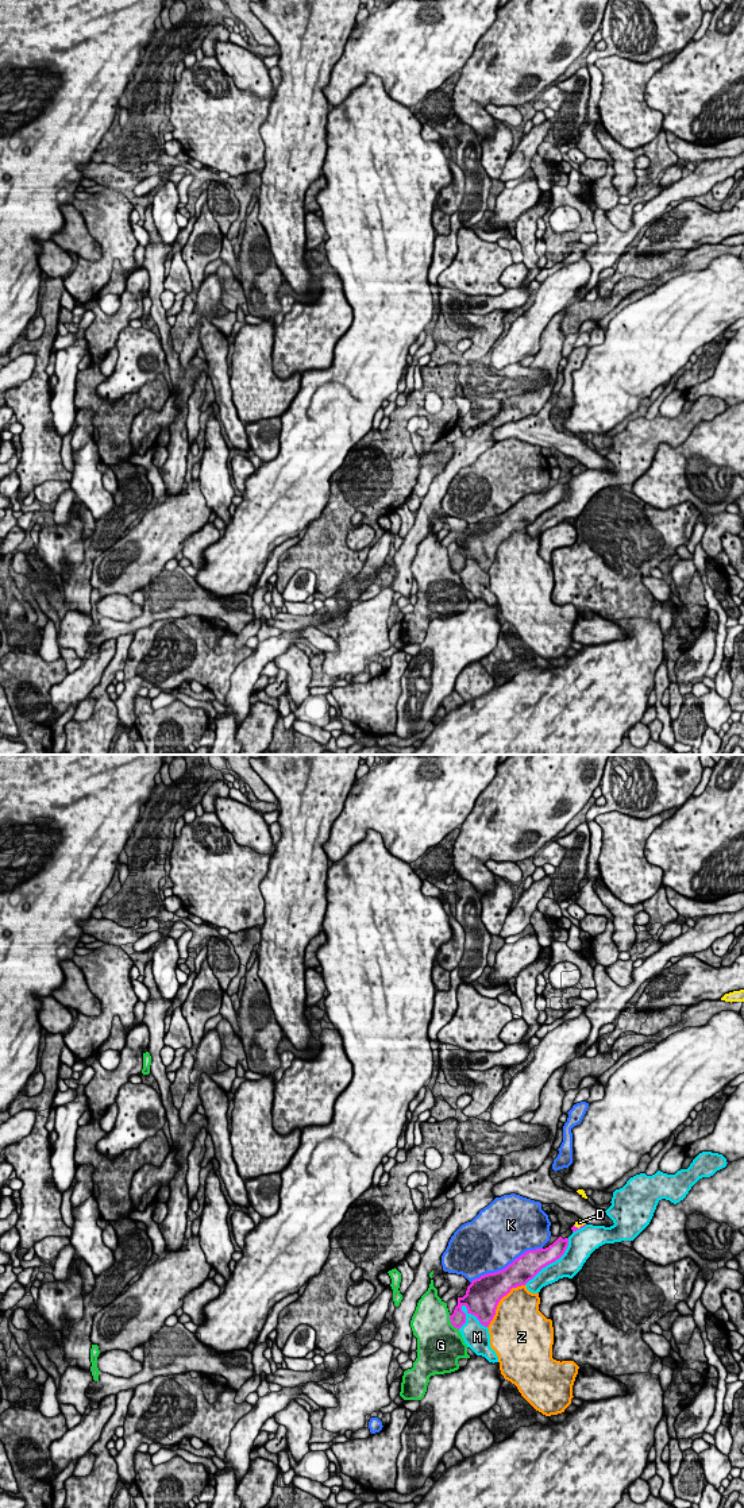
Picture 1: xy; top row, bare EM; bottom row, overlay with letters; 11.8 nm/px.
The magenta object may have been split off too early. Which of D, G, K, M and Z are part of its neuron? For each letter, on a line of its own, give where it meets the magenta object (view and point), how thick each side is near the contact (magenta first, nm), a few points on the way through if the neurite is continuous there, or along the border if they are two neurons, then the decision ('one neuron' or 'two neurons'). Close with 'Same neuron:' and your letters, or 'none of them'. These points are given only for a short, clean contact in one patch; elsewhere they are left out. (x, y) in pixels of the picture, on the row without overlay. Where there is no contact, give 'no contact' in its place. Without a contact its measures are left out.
D: contact xy (581, 470); calibres 60 and 70 nm; way xy (574, 473), (581, 470), (579, 466); one neuron
G: contact xy (451, 567); calibres 180 and 500 nm; two neurons
K: contact xy (507, 510); calibres 320 and 500 nm; two neurons
M: contact xy (473, 558); calibres 420 and 300 nm; two neurons
Z: contact xy (498, 546); calibres 420 and 480 nm; two neurons
Same neuron: D

